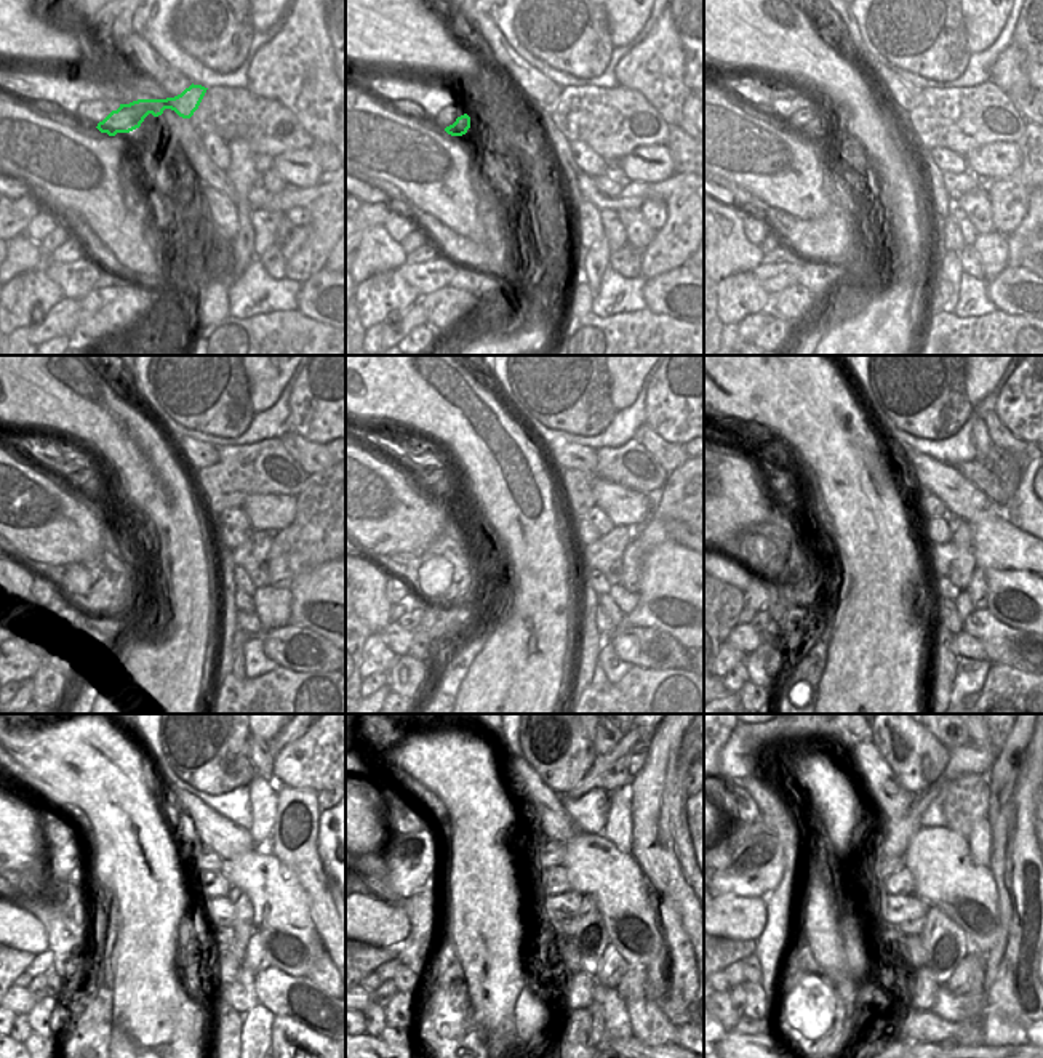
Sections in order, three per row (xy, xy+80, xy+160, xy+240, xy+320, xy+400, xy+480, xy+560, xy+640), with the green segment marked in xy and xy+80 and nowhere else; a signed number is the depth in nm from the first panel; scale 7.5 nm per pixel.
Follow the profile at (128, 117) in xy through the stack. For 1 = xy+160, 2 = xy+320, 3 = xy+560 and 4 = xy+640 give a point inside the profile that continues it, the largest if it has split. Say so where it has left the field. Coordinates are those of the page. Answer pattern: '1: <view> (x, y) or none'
1: xy+160 (815, 128)
2: xy+320 (443, 487)
3: xy+560 (407, 871)
4: xy+640 (755, 869)

